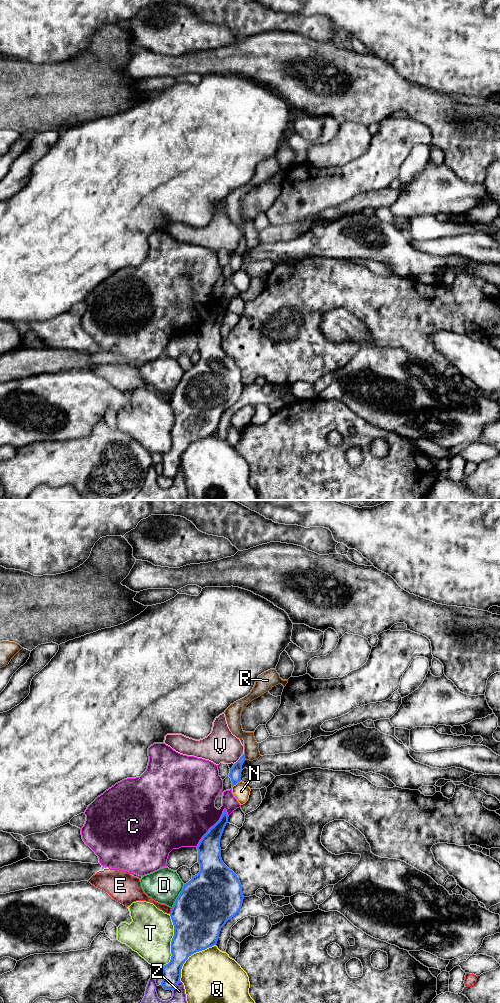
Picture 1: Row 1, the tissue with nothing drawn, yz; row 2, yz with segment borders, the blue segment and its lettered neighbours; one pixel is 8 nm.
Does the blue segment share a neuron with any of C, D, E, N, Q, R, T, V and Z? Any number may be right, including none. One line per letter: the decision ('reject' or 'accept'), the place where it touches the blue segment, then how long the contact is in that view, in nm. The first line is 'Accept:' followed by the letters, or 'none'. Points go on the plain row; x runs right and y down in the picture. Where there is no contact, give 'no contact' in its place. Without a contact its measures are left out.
Accept: none
C: reject; meets blue in yz at (211, 315); contact 400 nm long
D: reject; meets blue in yz at (178, 384); contact 220 nm long
E: reject; meets blue in yz at (171, 399); contact 50 nm long
N: reject; meets blue in yz at (235, 272); contact 100 nm long
Q: reject; meets blue in yz at (190, 443); contact 420 nm long
R: reject; meets blue in yz at (243, 245); contact 50 nm long
T: reject; meets blue in yz at (171, 429); contact 440 nm long
V: reject; meets blue in yz at (240, 246); contact 110 nm long
Z: reject; meets blue in yz at (176, 473); contact 100 nm long

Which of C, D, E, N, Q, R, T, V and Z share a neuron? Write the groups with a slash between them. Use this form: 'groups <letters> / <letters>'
groups C / D / E / N / Q / R / T / V / Z

